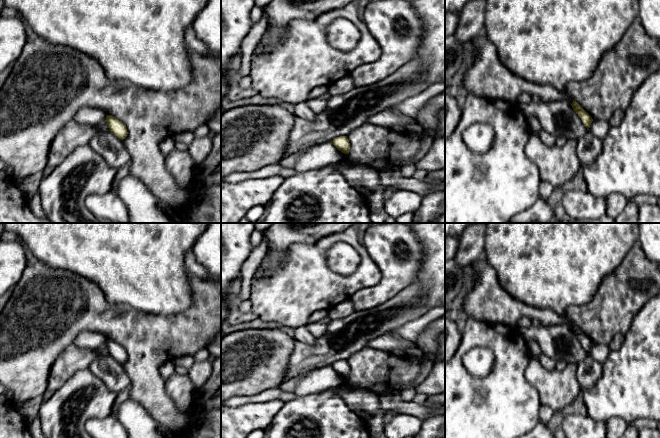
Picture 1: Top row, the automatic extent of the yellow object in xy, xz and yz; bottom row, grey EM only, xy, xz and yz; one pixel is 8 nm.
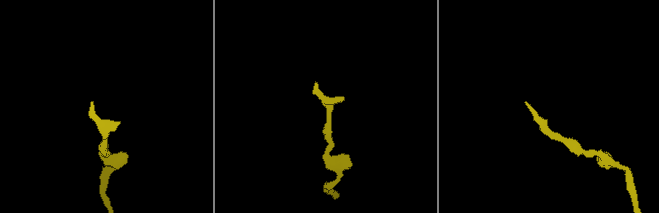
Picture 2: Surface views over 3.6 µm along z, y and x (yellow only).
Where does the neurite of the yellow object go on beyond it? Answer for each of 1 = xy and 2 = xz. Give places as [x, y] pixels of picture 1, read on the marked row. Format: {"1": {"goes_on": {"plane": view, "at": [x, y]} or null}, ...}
{"1": {"goes_on": null}, "2": {"goes_on": null}}

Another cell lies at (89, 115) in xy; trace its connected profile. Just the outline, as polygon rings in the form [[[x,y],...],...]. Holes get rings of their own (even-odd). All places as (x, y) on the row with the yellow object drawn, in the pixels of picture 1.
[[[89,105],[81,108],[74,116],[76,122],[83,125],[99,125],[105,122],[106,112]]]

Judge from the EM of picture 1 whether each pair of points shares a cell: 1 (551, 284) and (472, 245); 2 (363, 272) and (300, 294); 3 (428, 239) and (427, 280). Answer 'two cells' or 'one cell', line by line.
1: two cells
2: one cell
3: one cell

